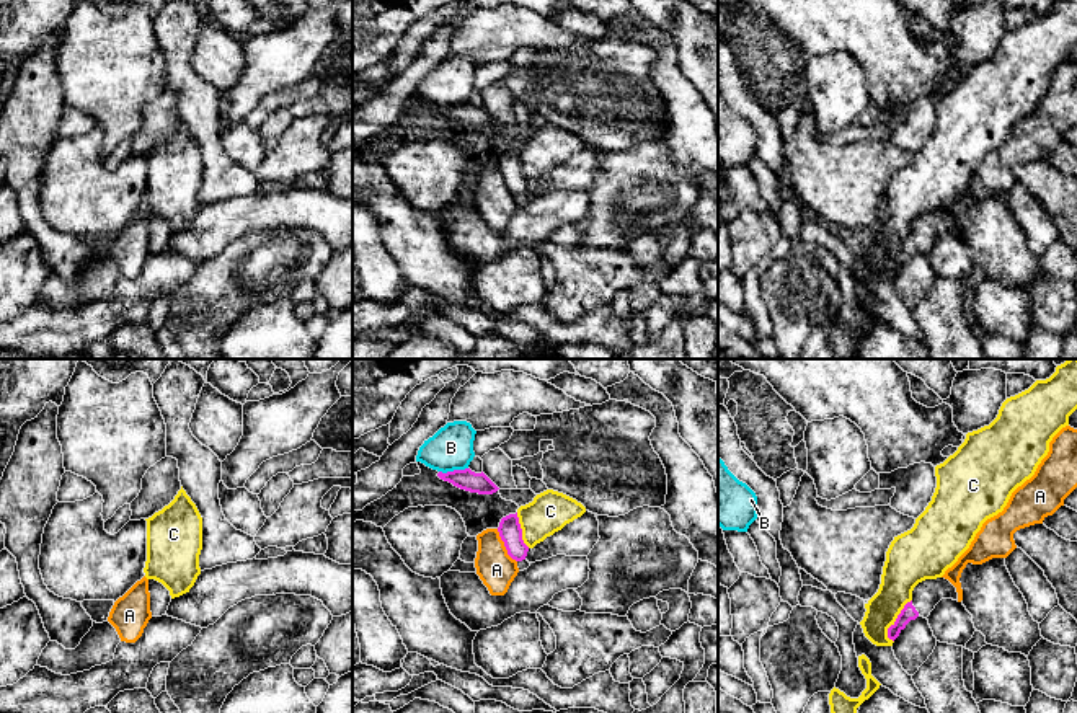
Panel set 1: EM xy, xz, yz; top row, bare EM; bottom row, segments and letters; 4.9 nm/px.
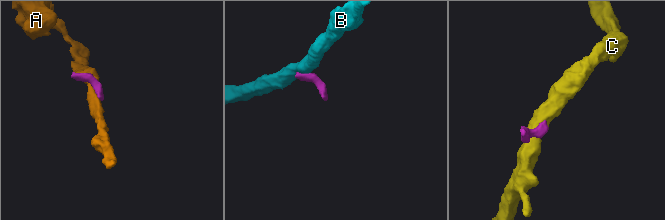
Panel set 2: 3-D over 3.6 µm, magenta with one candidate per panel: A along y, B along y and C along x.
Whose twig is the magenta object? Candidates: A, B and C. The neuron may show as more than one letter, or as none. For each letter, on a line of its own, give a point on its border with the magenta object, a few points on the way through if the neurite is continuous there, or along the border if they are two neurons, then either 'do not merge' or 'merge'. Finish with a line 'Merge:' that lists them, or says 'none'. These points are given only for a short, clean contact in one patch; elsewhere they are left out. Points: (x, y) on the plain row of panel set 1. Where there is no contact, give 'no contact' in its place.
A: meets magenta in xz at (505, 180); do not merge
B: meets magenta in xz at (454, 105); do not merge
C: meets magenta in yz at (896, 255); border along yz (911, 234), (888, 263), (888, 271), (893, 276); do not merge
Merge: none

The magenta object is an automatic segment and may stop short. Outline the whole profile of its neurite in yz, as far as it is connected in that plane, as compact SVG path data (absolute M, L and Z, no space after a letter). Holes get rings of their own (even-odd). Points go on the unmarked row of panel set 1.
M945 212L925 214L912 225L912 235L904 240L896 256L888 263L888 272L896 274L911 255L927 253L942 233L958 235L956 222Z

